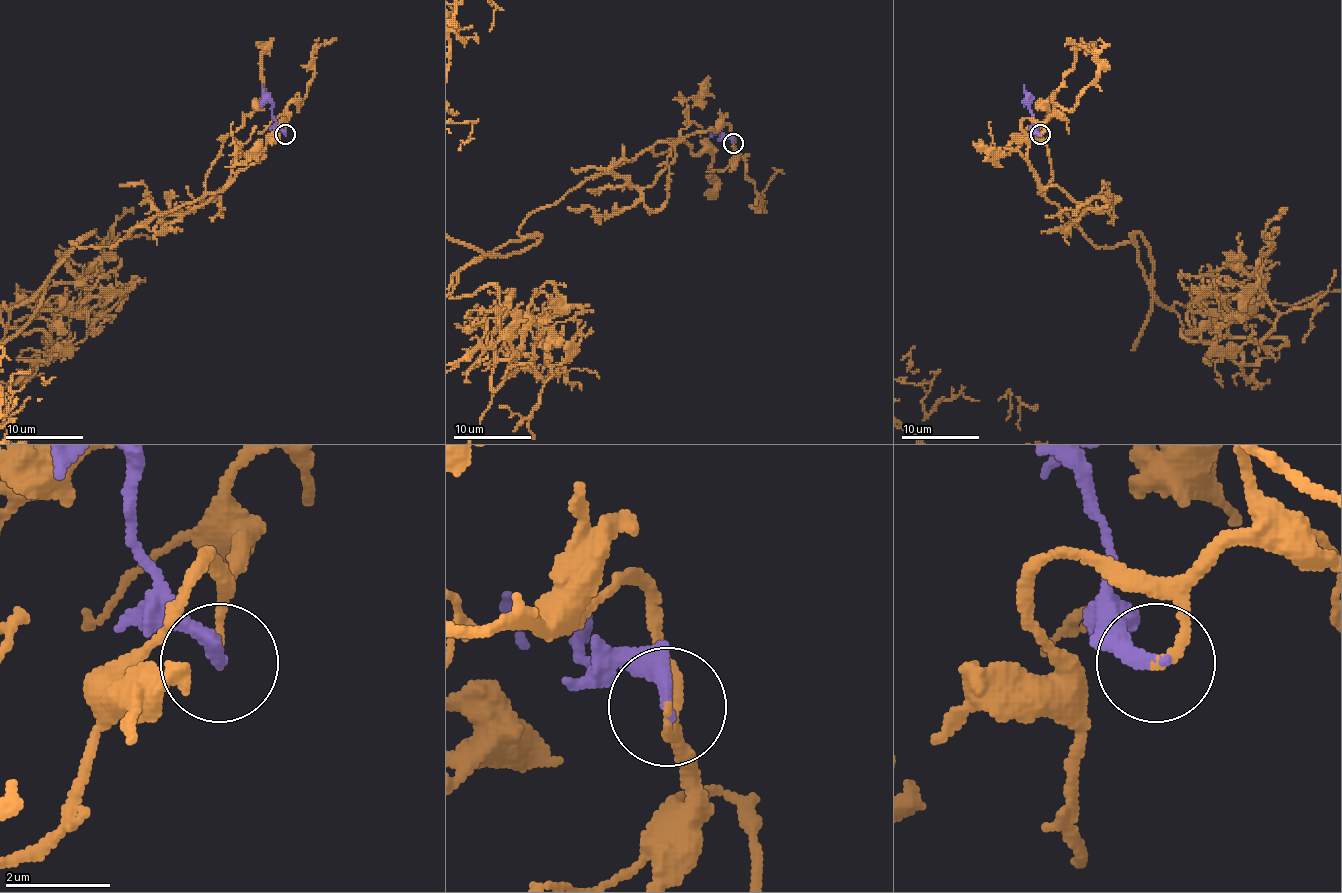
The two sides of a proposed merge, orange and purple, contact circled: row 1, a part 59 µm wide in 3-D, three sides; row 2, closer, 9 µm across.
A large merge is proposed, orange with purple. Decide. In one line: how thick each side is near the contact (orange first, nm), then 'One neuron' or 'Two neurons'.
Thickness 160 nm (orange) against 320 nm. One neuron

